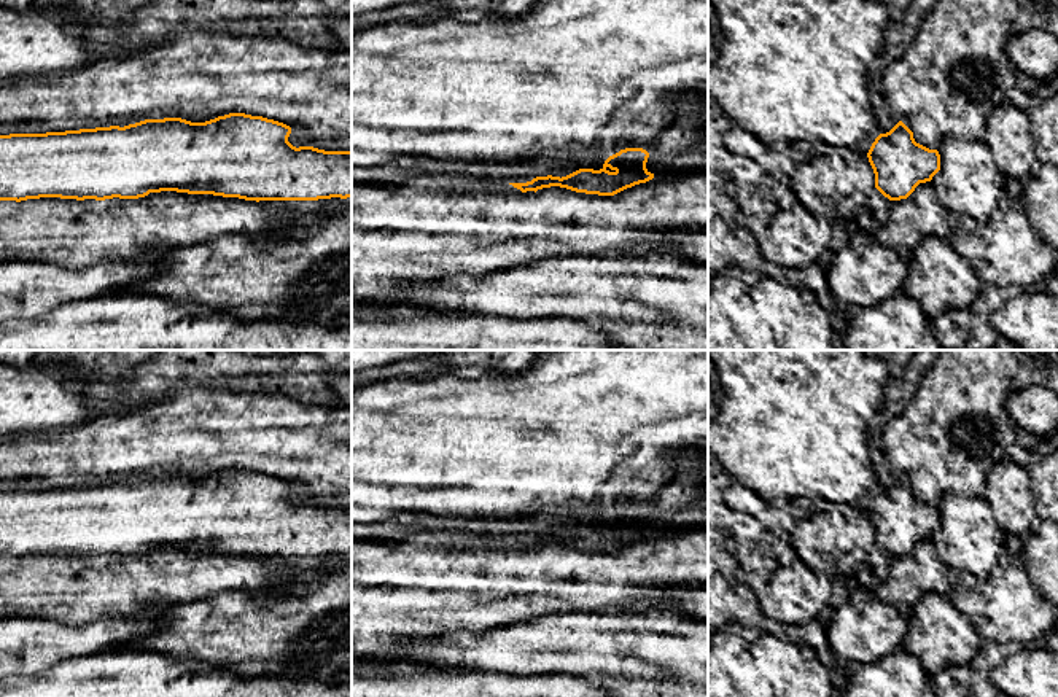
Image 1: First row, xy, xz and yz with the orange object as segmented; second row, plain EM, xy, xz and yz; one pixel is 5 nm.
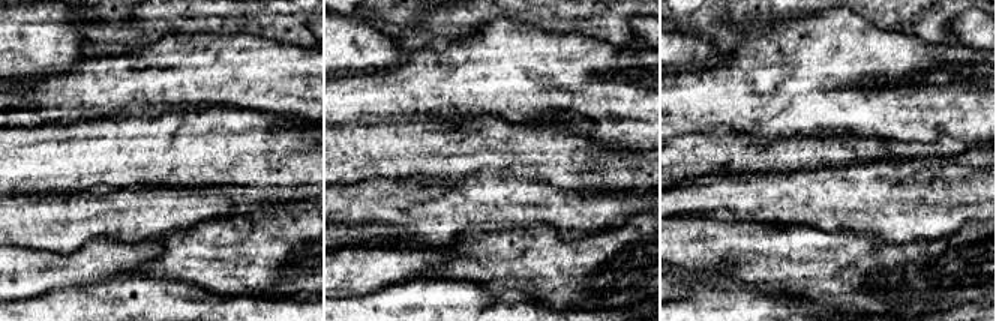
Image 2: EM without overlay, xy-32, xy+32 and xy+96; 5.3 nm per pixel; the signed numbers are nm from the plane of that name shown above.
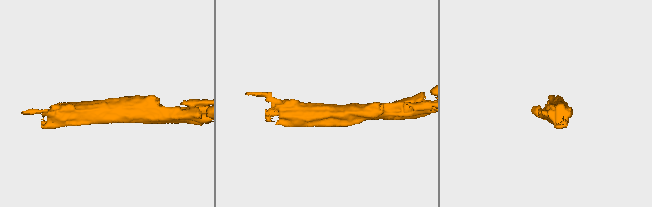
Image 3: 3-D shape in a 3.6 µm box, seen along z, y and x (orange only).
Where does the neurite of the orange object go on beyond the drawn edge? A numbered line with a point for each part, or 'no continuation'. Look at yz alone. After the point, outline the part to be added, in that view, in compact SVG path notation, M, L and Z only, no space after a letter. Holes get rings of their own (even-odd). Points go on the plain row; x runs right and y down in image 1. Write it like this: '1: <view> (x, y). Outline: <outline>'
no continuation

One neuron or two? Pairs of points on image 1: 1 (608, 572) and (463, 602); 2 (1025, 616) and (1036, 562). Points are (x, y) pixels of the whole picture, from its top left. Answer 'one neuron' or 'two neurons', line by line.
1: one neuron
2: two neurons

